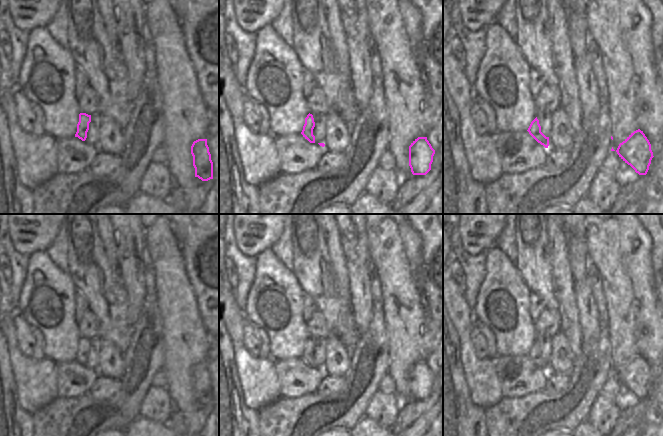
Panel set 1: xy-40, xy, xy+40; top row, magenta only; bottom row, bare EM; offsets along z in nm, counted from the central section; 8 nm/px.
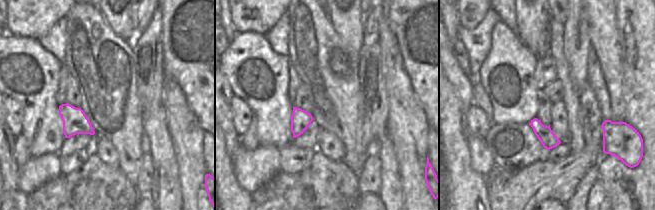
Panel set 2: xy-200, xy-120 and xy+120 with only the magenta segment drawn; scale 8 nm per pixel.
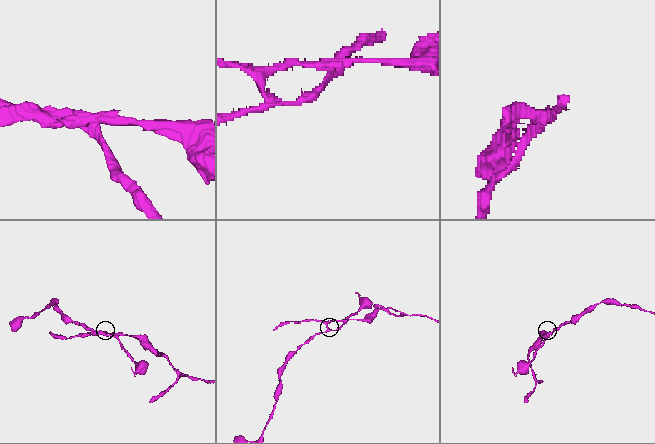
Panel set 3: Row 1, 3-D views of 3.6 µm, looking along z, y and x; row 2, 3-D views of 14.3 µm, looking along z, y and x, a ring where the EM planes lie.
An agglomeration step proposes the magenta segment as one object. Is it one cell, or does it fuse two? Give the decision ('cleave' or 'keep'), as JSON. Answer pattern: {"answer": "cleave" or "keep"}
{"answer": "cleave"}

